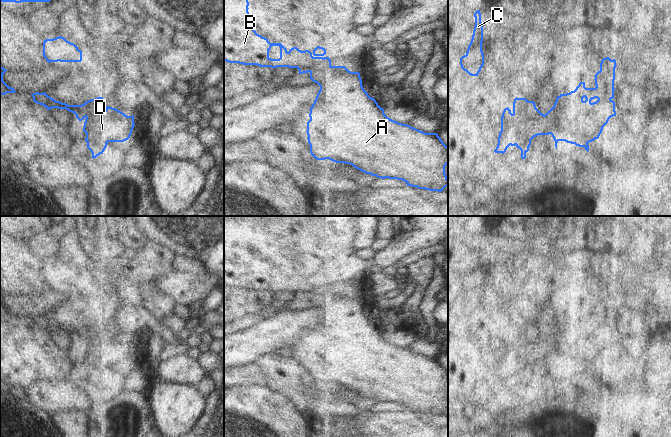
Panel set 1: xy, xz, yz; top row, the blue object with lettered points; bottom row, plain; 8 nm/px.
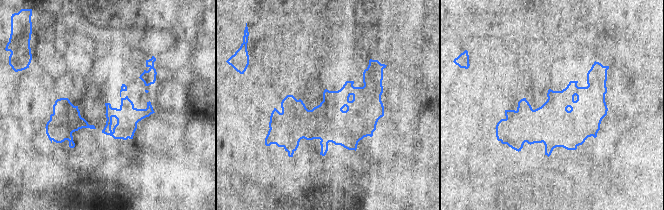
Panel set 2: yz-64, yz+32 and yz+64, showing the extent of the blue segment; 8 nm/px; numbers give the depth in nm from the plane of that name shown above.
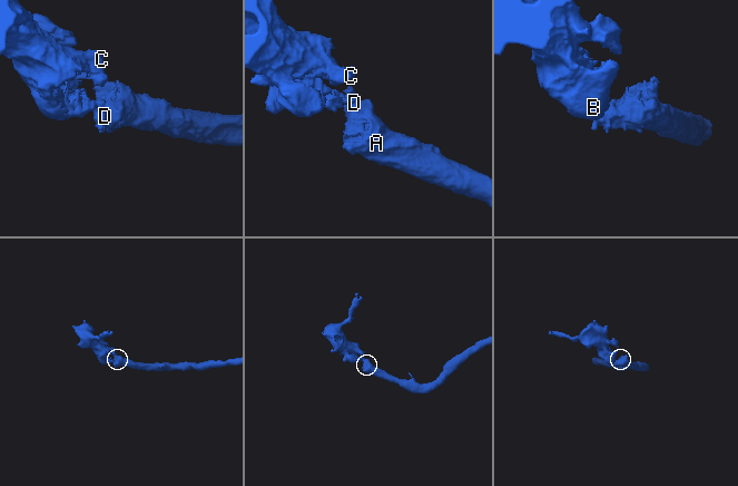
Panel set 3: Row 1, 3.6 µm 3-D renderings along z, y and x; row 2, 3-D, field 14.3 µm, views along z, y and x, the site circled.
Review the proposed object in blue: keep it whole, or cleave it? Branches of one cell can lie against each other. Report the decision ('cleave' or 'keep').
cleave

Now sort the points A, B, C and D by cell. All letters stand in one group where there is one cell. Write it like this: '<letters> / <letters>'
A D / B C

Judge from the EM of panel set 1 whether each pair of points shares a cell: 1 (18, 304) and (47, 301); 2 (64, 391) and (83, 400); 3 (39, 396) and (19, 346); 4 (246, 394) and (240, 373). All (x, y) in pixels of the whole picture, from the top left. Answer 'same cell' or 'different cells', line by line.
1: same cell
2: same cell
3: different cells
4: different cells

